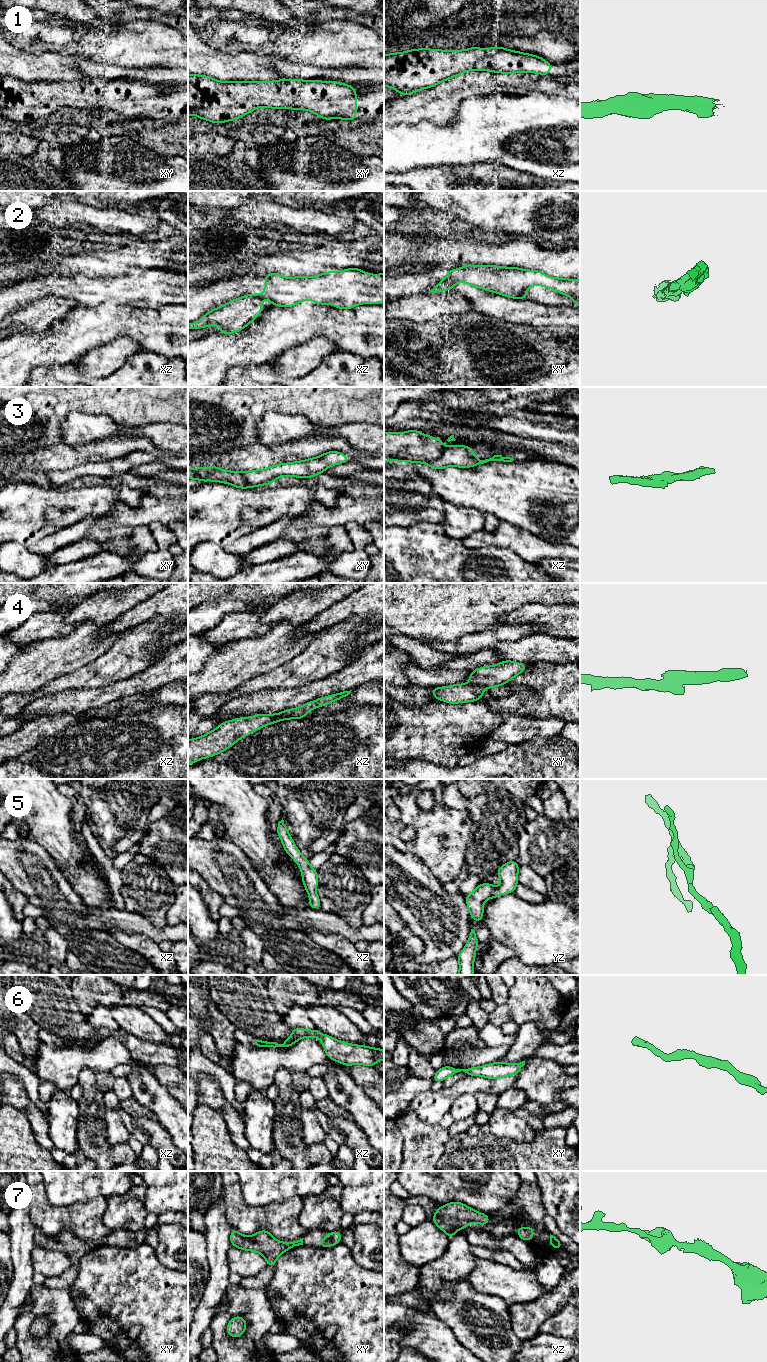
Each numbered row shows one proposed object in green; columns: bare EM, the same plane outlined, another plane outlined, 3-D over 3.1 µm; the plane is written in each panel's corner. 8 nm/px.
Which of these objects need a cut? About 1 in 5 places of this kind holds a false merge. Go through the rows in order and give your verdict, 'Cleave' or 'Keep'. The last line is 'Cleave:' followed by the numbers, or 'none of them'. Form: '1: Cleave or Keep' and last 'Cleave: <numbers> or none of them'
1: Keep
2: Cleave
3: Cleave
4: Cleave
5: Keep
6: Keep
7: Keep
Cleave: 2, 3, 4

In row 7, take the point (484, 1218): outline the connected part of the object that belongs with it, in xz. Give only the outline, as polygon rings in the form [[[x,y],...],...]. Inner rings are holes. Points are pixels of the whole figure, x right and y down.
[[[457,1201],[439,1207],[431,1220],[449,1238],[456,1235],[458,1229],[466,1229],[468,1223],[479,1223],[483,1226],[490,1222],[487,1214],[482,1214]]]

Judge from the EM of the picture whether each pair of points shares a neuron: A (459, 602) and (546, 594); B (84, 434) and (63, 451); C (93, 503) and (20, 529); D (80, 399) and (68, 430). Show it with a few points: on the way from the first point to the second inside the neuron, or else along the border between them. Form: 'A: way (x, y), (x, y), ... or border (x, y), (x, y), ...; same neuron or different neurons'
A: way (481, 594), (524, 594); same neuron
B: border (94, 440), (73, 444), (63, 442); different neurons
C: way (75, 503), (38, 512); same neuron
D: border (99, 414), (85, 414), (71, 410), (66, 416); different neurons

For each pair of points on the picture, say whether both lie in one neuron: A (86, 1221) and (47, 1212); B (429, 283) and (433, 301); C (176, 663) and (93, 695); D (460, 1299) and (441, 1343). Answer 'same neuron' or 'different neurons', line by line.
A: same neuron
B: different neurons
C: same neuron
D: different neurons

